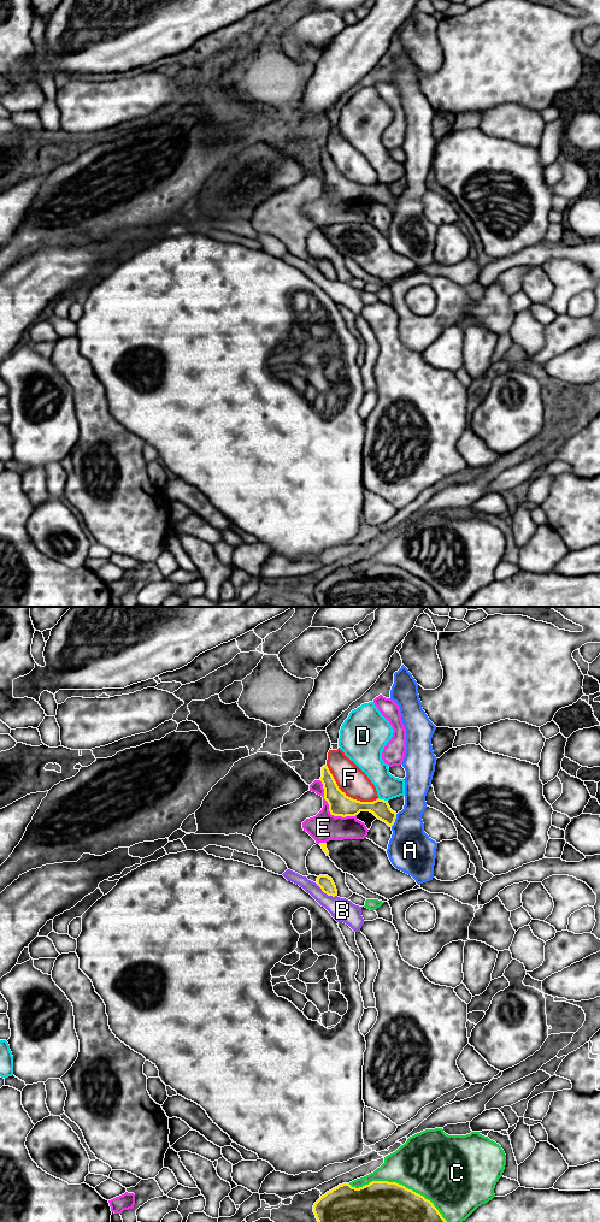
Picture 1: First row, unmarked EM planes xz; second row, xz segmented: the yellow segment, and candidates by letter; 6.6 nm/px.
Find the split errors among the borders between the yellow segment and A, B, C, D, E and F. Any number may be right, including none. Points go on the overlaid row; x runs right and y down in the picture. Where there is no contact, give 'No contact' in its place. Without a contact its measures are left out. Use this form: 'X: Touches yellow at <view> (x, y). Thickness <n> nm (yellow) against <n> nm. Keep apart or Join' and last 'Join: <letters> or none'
A: Touches yellow at xz (394, 820). Thickness 120 nm (yellow) against 300 nm. Keep apart
B: Touches yellow at xz (327, 893). Thickness 90 nm (yellow) against 160 nm. Keep apart
C: Touches yellow at xz (398, 1184). Thickness 280 nm (yellow) against 420 nm. Keep apart
D: Touches yellow at xz (382, 800). Thickness 130 nm (yellow) against 160 nm. Keep apart
E: Touches yellow at xz (329, 809). Thickness 150 nm (yellow) against 190 nm. Keep apart
F: Touches yellow at xz (347, 796). Thickness 150 nm (yellow) against 190 nm. Keep apart
Join: none

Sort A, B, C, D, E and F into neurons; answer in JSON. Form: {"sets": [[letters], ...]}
{"sets": [["A"], ["B"], ["C"], ["D"], ["E"], ["F"]]}

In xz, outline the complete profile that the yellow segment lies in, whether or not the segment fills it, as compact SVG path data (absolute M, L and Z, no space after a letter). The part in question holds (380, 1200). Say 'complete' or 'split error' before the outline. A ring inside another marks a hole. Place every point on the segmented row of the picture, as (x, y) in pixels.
complete | M372 1181L359 1188L339 1185L314 1203L313 1212L318 1222L447 1222L430 1200L388 1181Z

